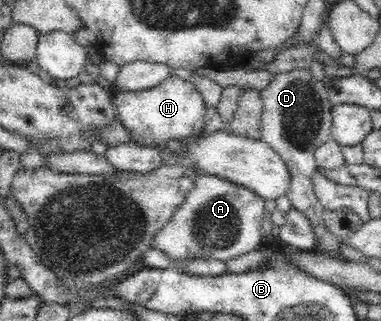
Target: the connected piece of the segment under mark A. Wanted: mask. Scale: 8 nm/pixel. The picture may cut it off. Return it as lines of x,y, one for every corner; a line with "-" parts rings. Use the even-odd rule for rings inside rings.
202,172
196,176
194,187
186,194
183,204
177,207
165,226
155,234
151,248
162,250
172,262
190,261
201,257
211,257
225,262
240,254
247,254
259,248
261,244
261,222
263,222
263,212
265,212
264,200
247,187
236,185
215,174

